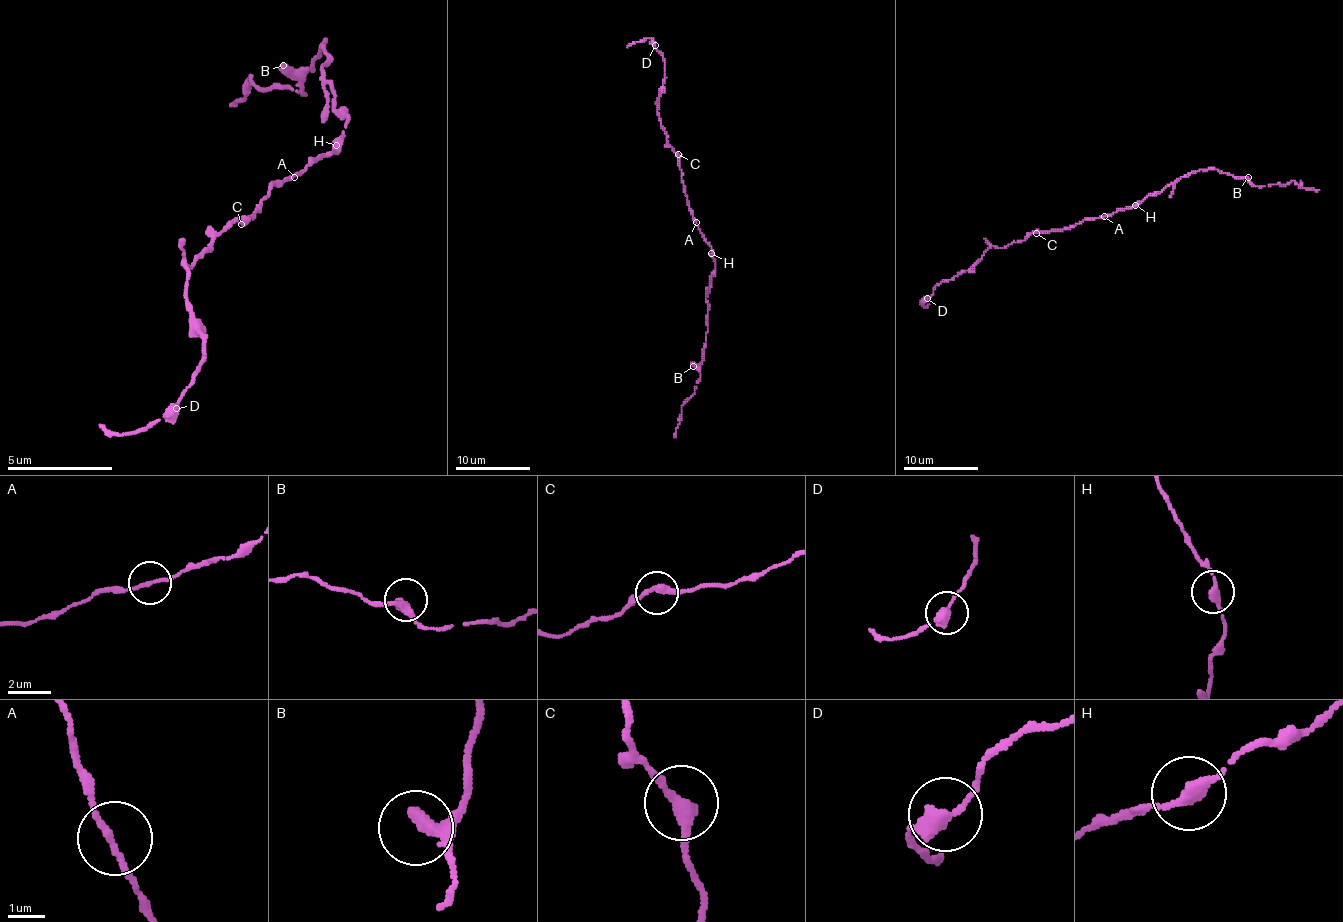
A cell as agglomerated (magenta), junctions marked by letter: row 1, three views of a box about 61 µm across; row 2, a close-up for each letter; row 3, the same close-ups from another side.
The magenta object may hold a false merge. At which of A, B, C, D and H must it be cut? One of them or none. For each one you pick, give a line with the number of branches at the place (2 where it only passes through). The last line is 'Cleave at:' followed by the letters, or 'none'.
D: 2 branches meet
Cleave at: D

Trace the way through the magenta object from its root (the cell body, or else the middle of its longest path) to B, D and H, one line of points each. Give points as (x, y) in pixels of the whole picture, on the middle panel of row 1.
B: (694, 222), (711, 248), (715, 274), (706, 295), (708, 332), (704, 358), (693, 366)
D: (694, 222), (683, 192), (678, 154), (666, 141), (659, 120), (664, 59), (655, 45)
H: (694, 222), (711, 248), (711, 253)

